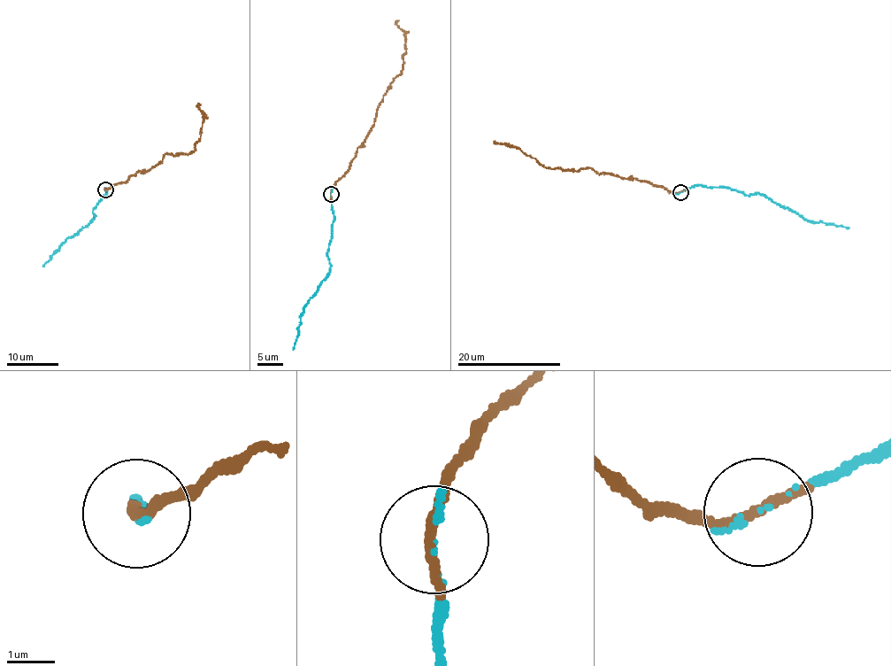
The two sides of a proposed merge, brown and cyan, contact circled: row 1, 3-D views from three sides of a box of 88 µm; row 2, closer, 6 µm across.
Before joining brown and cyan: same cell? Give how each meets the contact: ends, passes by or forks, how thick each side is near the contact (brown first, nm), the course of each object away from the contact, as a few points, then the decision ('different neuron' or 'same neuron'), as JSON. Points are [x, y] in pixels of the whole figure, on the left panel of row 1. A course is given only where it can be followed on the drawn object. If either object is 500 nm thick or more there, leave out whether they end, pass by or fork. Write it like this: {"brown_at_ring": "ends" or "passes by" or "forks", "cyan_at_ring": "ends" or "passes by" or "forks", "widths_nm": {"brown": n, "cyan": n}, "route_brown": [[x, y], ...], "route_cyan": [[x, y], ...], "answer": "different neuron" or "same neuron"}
{"brown_at_ring": "ends", "cyan_at_ring": "passes by", "widths_nm": {"brown": 280, "cyan": 60}, "route_brown": [[104, 189], [158, 165], [166, 152], [194, 151], [203, 117], [201, 104]], "route_cyan": [[104, 189], [93, 211], [94, 218], [77, 235], [68, 237], [42, 266]], "answer": "same neuron"}

